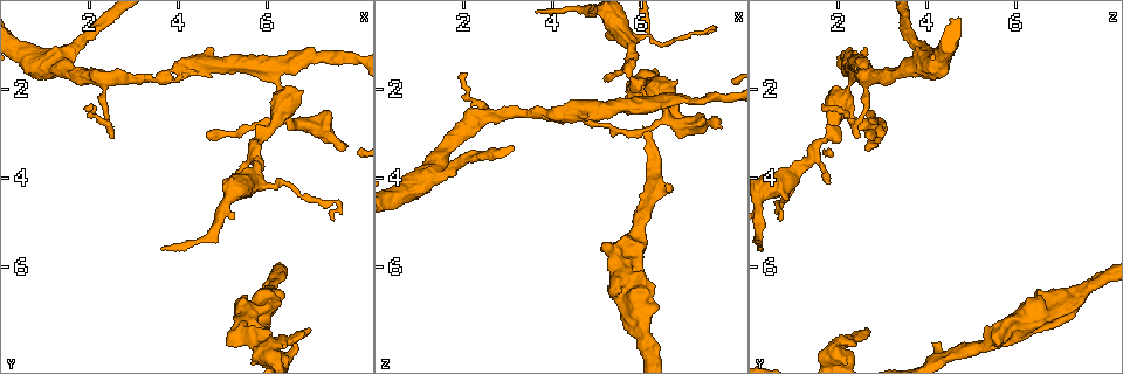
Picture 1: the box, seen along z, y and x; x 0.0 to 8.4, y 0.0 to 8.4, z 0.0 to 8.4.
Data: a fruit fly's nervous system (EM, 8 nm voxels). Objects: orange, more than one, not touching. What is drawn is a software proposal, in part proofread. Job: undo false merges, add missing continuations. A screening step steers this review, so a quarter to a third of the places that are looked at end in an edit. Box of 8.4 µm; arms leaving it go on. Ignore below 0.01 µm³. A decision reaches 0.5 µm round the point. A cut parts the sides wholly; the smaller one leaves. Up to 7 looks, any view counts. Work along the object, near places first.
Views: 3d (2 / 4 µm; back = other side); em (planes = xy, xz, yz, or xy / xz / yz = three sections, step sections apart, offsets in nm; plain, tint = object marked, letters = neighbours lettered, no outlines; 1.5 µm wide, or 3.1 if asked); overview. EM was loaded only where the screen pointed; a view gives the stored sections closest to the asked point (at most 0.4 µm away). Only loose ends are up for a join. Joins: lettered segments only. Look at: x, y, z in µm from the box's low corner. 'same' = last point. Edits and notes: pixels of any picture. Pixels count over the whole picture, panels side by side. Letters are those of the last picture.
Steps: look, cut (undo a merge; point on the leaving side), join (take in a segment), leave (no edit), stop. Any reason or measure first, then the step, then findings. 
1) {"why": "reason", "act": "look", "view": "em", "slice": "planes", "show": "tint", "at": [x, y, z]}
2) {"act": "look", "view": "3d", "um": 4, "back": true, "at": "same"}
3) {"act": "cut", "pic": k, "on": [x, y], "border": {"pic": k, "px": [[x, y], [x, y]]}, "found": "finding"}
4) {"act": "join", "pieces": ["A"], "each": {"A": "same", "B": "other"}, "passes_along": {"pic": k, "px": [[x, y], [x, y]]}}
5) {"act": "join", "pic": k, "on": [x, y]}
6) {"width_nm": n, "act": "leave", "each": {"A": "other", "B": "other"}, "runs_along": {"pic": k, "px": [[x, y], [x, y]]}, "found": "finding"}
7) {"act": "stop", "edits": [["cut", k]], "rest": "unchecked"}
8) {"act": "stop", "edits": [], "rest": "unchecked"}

{"why": "arms part here", "act": "look", "view": "em", "slice": "planes", "show": "letters", "at": [2.35, 1.75, 2.65]}

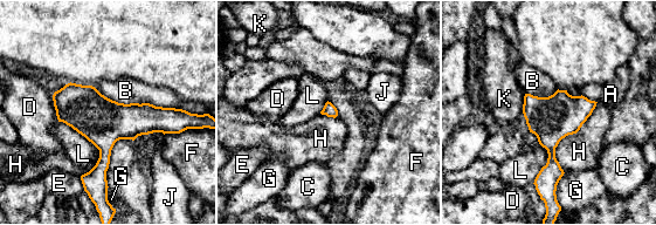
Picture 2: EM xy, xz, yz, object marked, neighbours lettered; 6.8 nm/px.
{"longest_contact_nm": ["B", 650], "act": "leave", "each": {"A": "other", "B": "other", "C": "other", "D": "other", "E": "other", "F": "other", "G": "other", "H": "other", "J": "other", "K": "other", "L": "other"}, "border": {"pic": 2, "px": [[94, 86], [118, 102], [185, 110]]}, "found": "all the same neuron"}

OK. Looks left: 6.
{"why": "branch stops here", "act": "look", "view": "em", "slice": "planes", "show": "letters", "at": [7.80, 3.30, 2.80]}

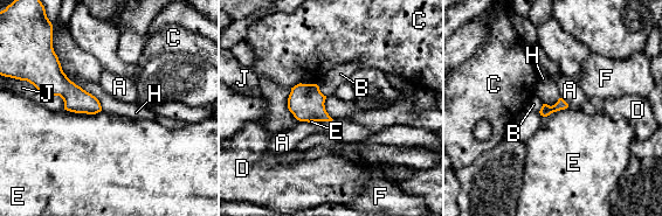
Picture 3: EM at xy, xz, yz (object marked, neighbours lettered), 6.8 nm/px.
{"act": "leave", "each": {"A": "other", "B": "other", "C": "other", "D": "other", "E": "other", "F": "other", "H": "other", "J": "other"}, "found": "none of them fits"}

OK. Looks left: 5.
{"why": "thin end", "act": "look", "view": "em", "slice": "planes", "show": "letters", "at": [7.65, 4.65, 0.55]}

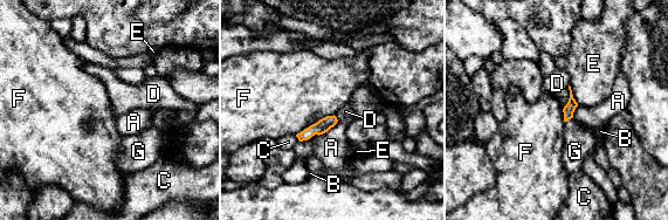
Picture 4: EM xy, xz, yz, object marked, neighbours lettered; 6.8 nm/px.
{"act": "join", "pieces": ["G"], "each": {"A": "other", "B": "other", "C": "other", "D": "other", "E": "other", "F": "other", "G": "same"}, "passes_along": {"pic": 4, "px": [[569, 109], [569, 118], [579, 142]]}, "found": "the neuron continues"}

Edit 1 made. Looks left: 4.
{"act": "stop", "edits": [["join", 4]], "rest": "unchecked"}

